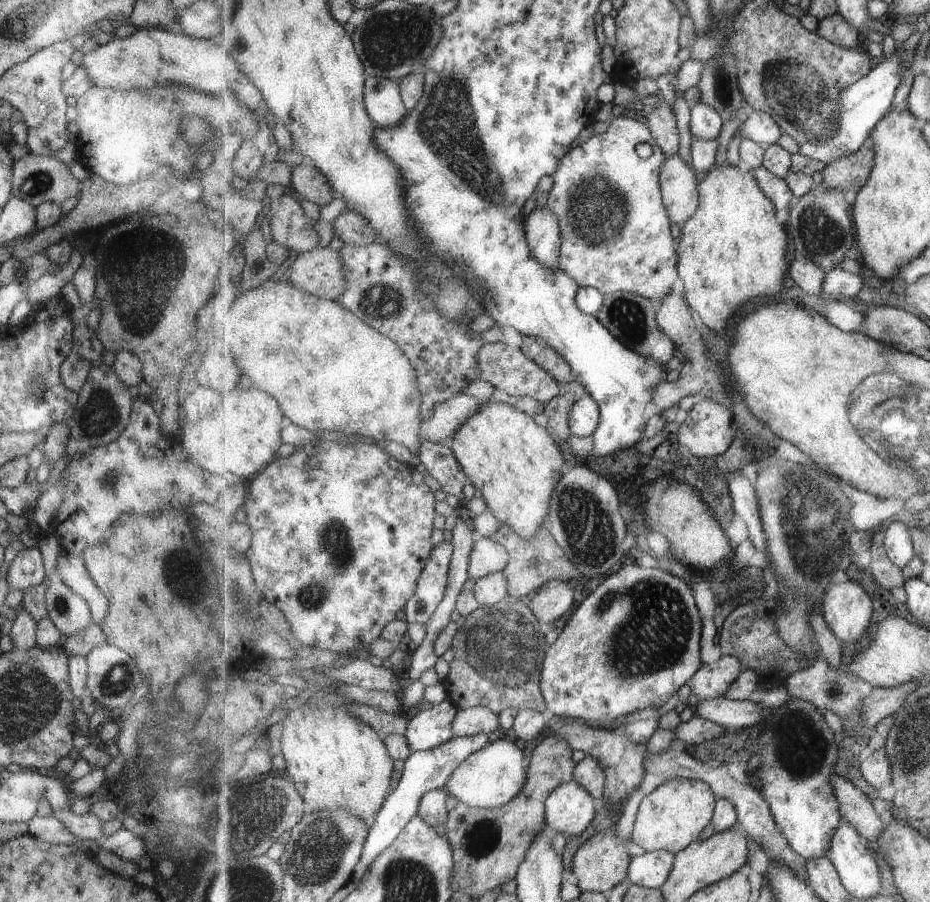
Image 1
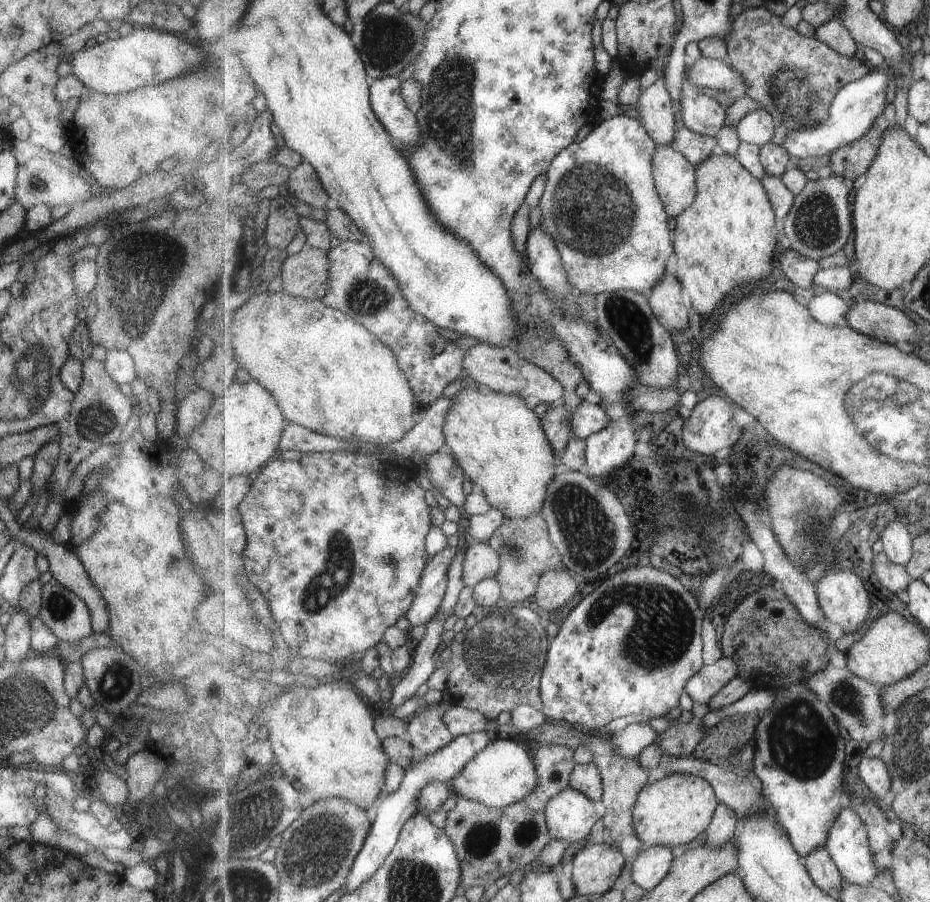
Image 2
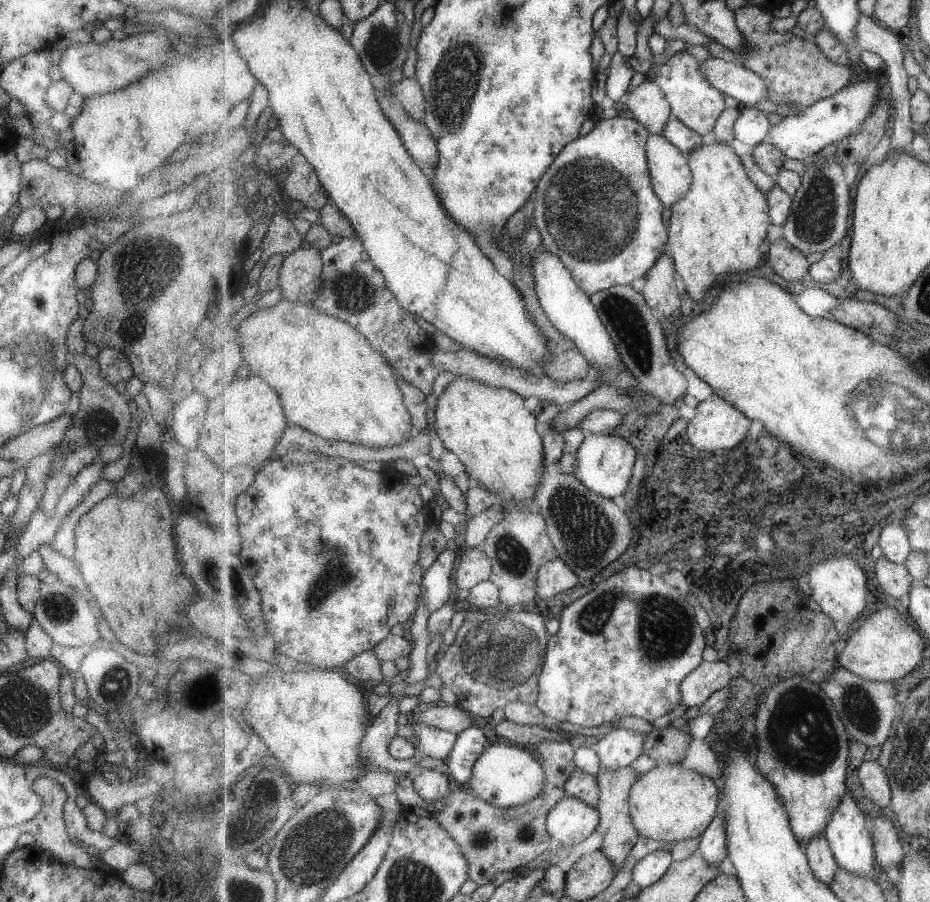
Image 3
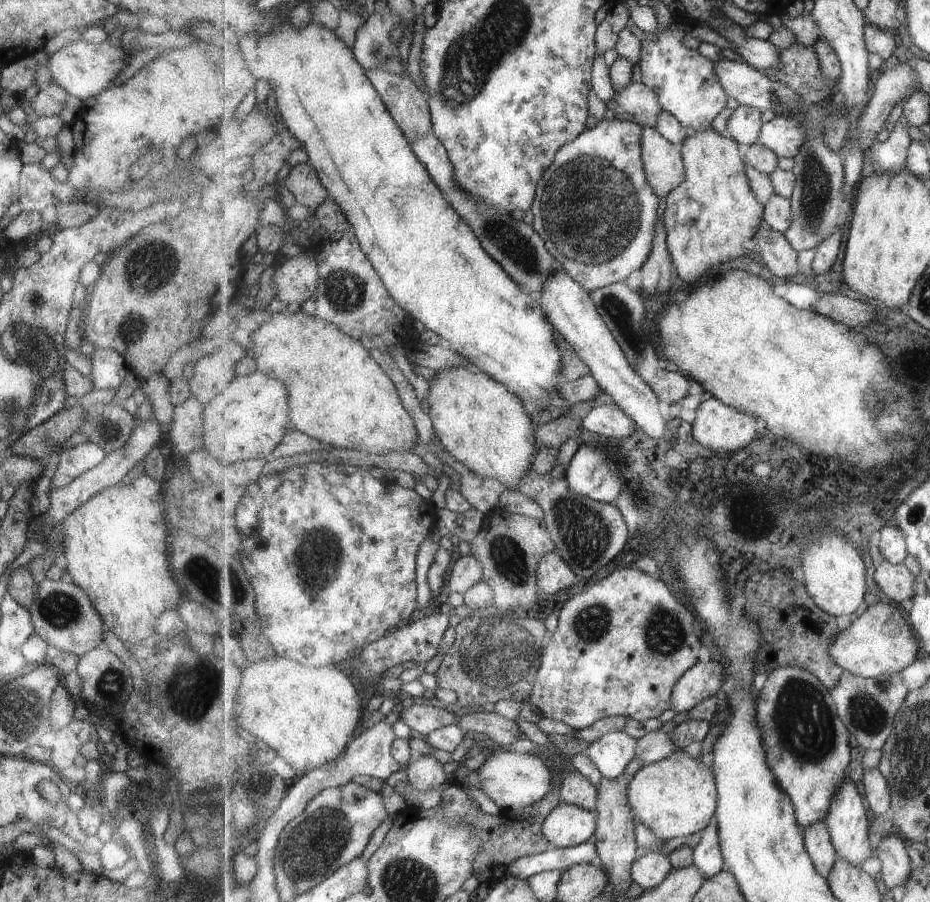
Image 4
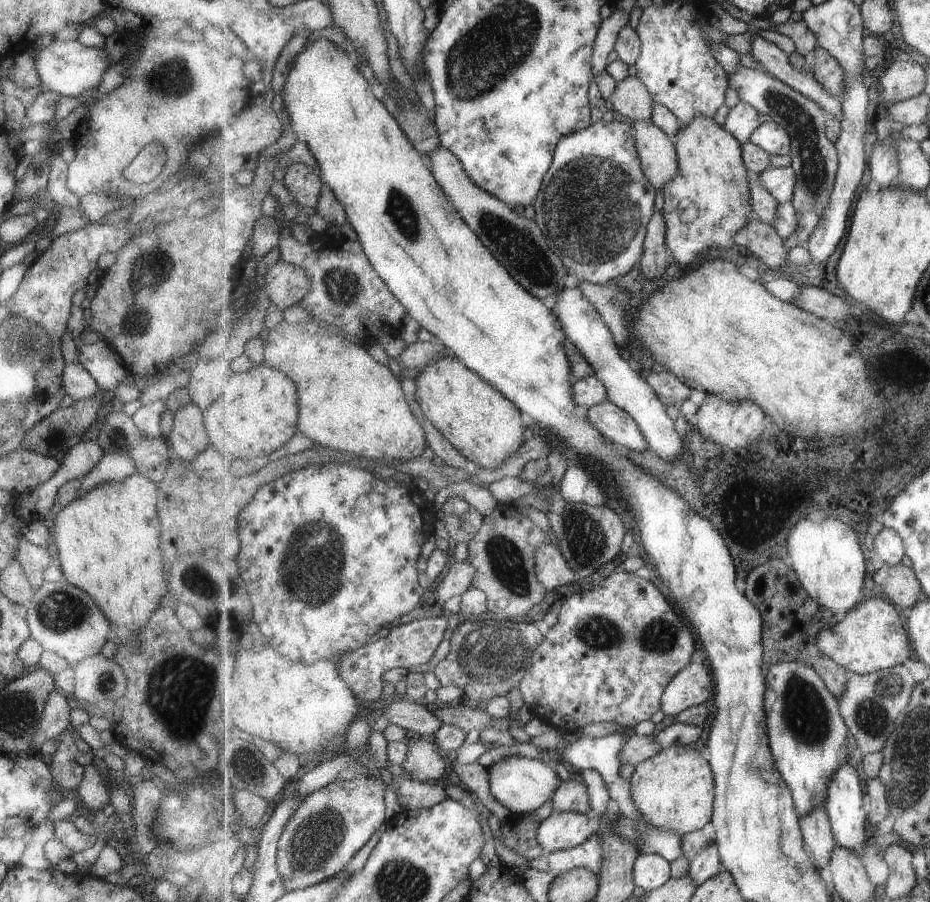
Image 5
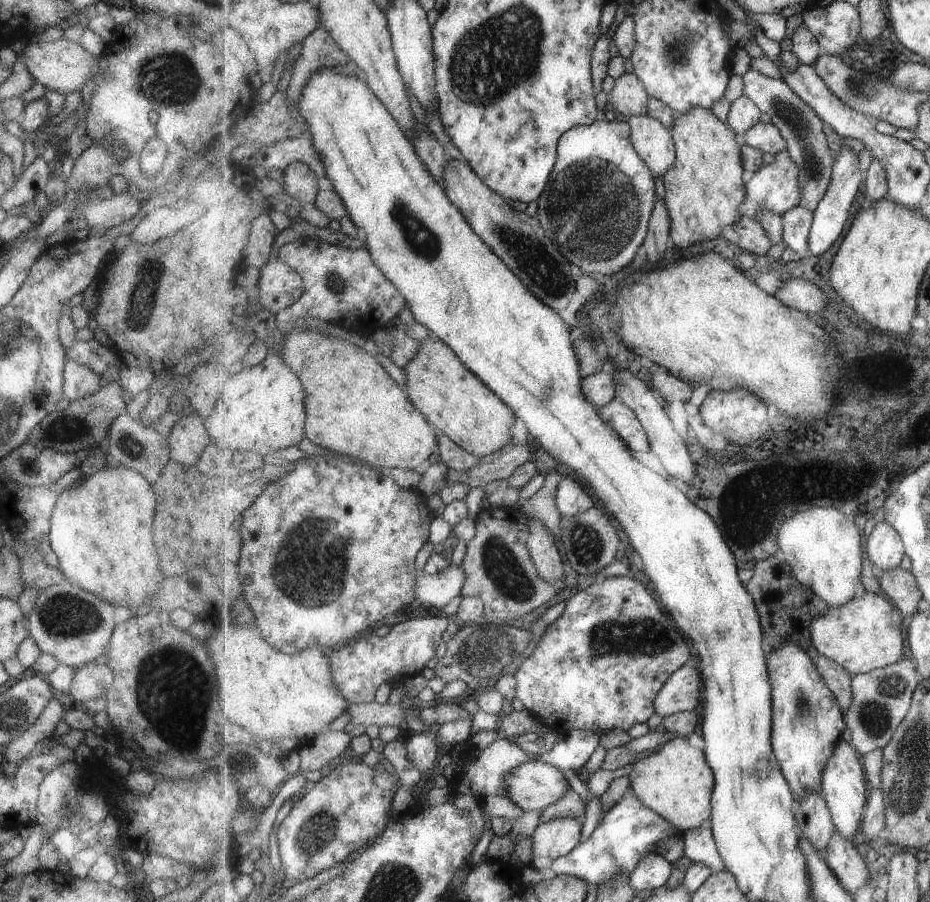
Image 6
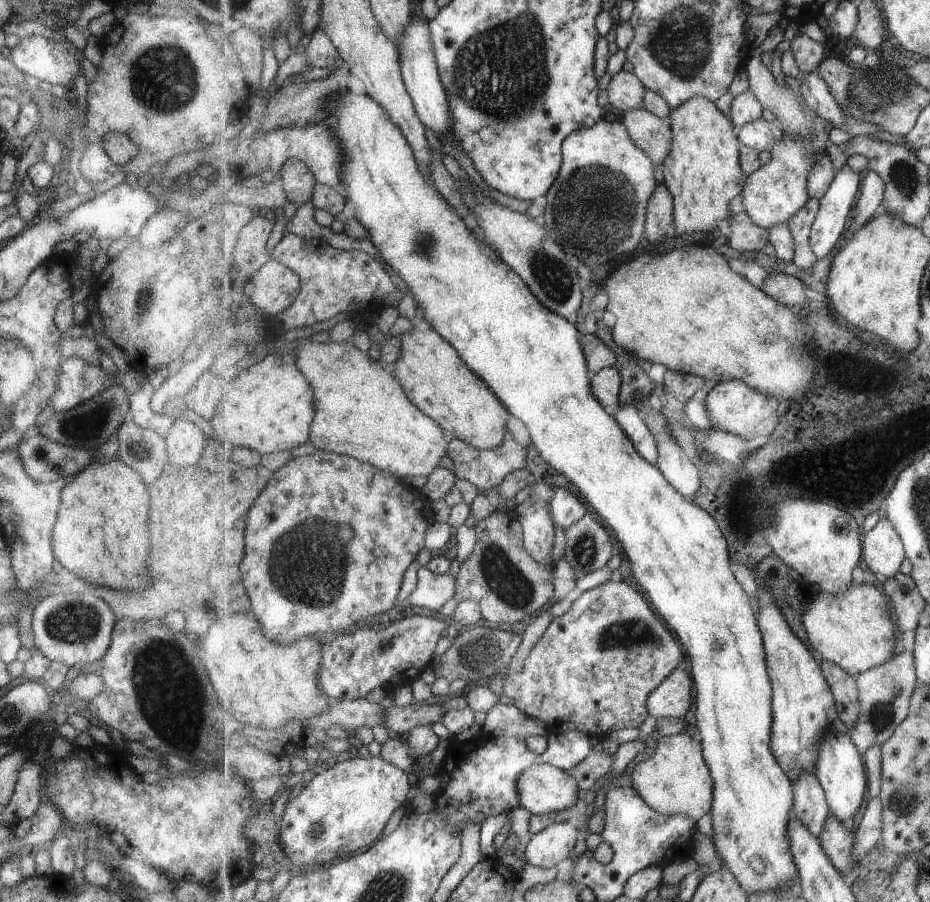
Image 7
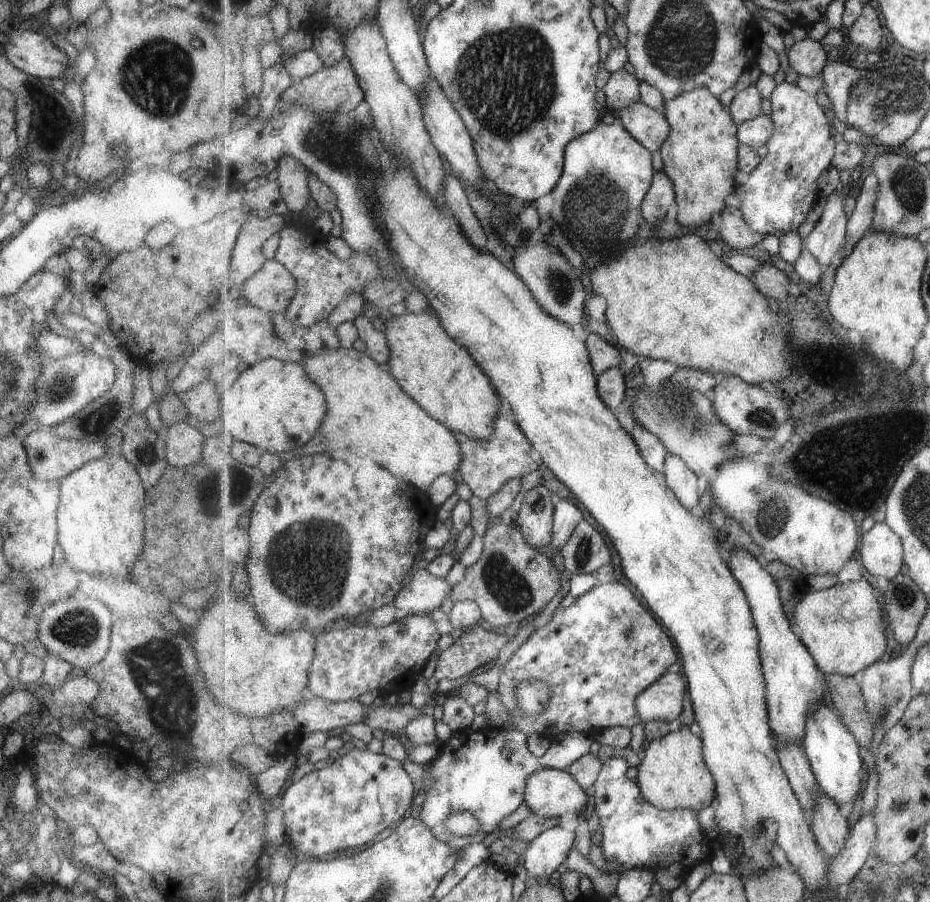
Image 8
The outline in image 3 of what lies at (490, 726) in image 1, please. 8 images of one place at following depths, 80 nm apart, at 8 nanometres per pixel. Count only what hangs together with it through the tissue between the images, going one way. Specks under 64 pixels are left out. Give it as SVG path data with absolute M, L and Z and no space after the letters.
M427 706L425 710L419 709L416 715L411 715L411 722L414 725L423 724L445 731L455 732L461 735L461 732L471 728L475 724L473 715L467 713L461 706Z

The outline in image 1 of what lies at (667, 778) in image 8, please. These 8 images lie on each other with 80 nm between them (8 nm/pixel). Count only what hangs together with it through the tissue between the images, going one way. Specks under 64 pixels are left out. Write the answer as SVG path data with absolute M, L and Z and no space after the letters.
M685 777L665 780L640 802L632 831L633 841L646 852L666 850L680 853L699 841L701 832L712 822L717 799L708 782Z

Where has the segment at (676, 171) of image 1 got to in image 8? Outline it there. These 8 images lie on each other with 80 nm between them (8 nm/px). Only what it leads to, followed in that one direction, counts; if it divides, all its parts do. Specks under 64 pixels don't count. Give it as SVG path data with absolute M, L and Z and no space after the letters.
M643 102L619 112L618 122L651 152L660 150L672 133L668 118Z

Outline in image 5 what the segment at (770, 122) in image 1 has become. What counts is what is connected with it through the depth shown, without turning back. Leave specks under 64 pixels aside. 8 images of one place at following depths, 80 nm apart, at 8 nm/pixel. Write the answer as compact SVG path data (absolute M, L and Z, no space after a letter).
M739 102L730 110L724 127L731 132L742 145L750 142L753 133L762 123L759 122L759 111L750 104Z

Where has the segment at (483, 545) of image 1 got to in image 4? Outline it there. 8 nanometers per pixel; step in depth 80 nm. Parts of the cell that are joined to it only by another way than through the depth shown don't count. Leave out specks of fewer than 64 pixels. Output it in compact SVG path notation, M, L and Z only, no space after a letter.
M473 554L459 557L452 567L447 587L448 594L461 592L465 594L470 588L484 580L484 566Z

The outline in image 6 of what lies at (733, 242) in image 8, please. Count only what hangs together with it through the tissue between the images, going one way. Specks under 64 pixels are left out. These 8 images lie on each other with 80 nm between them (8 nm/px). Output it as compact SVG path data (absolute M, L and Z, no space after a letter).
M751 213L743 215L734 230L739 238L738 243L733 247L735 252L746 250L755 256L769 255L774 242L769 238L765 227Z

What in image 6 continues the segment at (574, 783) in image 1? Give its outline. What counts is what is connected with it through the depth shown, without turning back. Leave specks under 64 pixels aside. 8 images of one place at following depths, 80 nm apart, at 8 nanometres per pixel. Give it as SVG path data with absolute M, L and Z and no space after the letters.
M567 817L539 824L532 834L538 864L553 862L557 857L575 850L583 840L581 822Z

